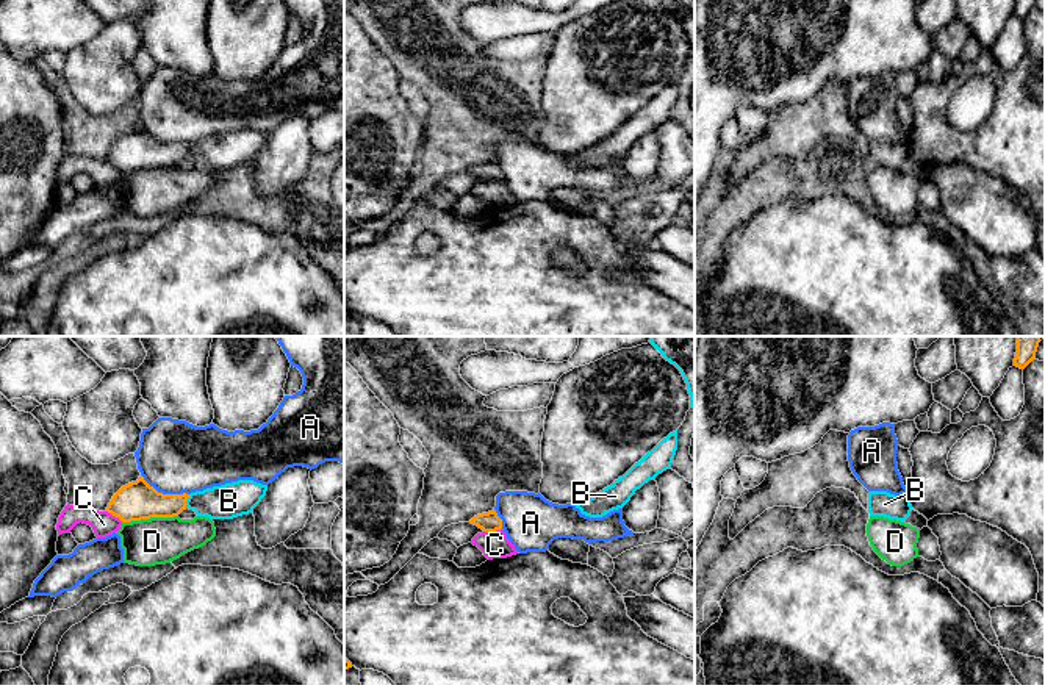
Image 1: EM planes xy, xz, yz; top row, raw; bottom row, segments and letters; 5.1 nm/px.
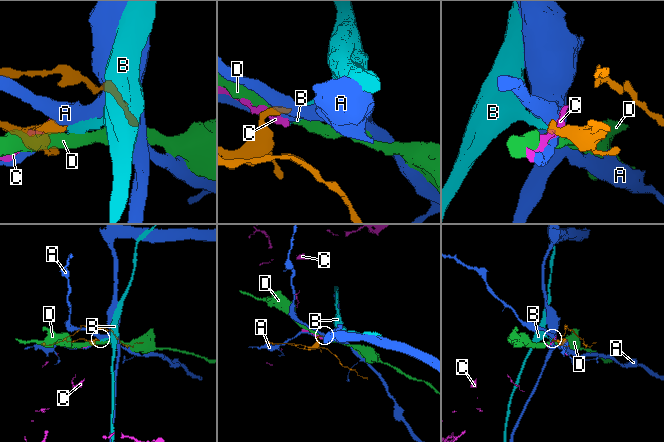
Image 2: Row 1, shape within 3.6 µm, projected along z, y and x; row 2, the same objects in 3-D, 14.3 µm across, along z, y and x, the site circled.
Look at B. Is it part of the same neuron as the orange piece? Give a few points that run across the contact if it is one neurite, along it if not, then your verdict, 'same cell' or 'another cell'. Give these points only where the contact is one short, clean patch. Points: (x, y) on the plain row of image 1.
same cell

